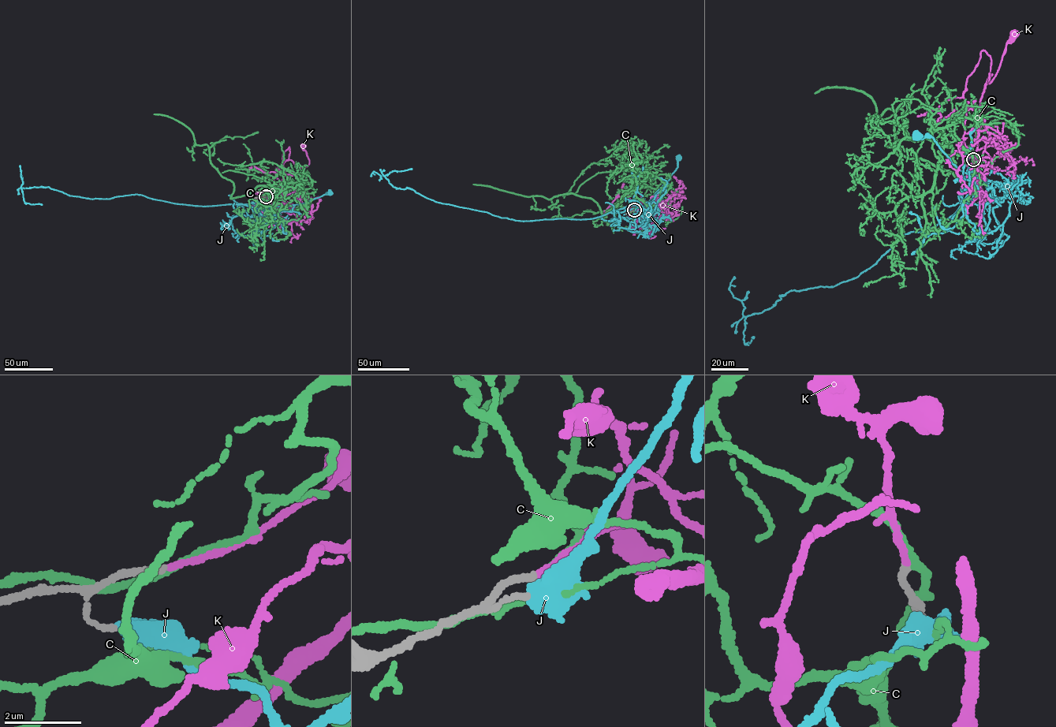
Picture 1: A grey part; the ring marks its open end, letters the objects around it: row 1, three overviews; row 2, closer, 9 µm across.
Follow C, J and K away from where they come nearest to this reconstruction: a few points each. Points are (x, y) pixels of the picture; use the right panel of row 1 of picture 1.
C: (974, 159), (943, 149), (952, 148), (962, 183), (902, 154), (893, 111), (878, 116), (861, 91), (815, 93)
J: (974, 162), (968, 166), (978, 178), (960, 170), (952, 163), (932, 137), (918, 136)
K: (973, 159), (963, 137), (967, 77), (983, 50), (990, 57), (992, 81), (1013, 35)

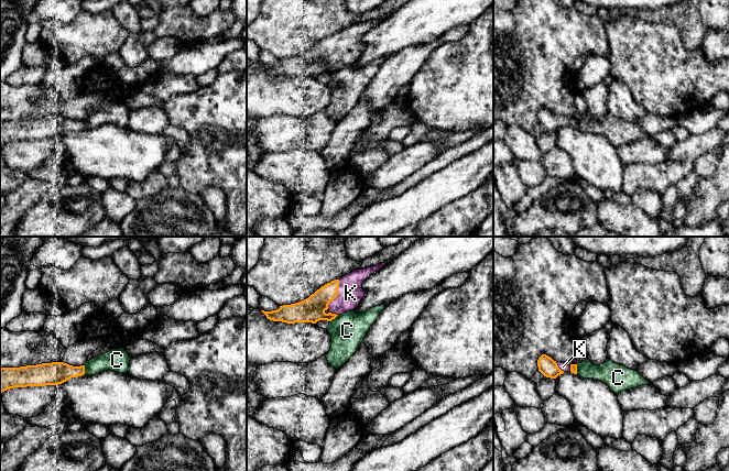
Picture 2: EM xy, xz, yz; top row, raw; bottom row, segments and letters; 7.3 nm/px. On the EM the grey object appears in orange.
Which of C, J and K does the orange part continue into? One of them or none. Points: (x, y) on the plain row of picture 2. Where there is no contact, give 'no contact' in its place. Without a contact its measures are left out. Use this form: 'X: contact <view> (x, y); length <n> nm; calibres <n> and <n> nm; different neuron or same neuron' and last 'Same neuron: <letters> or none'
C: contact xy (84, 123); length 60 nm; calibres 170 and 160 nm; different neuron
J: no contact; different neuron
K: contact xz (337, 47); length 240 nm; calibres 190 and 190 nm; same neuron
Same neuron: K

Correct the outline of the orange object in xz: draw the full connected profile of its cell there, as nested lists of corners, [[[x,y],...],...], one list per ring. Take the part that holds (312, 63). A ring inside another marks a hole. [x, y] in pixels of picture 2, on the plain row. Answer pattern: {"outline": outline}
{"outline": [[[381,17],[372,21],[357,22],[339,33],[325,37],[302,55],[283,58],[272,65],[261,65],[270,74],[286,77],[331,75],[359,58],[366,47],[362,36],[384,19],[385,17]]]}

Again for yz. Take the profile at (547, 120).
{"outline": [[[542,108],[537,113],[538,124],[546,131],[556,132],[564,125],[577,128],[577,118],[566,118],[554,114],[551,110]]]}

